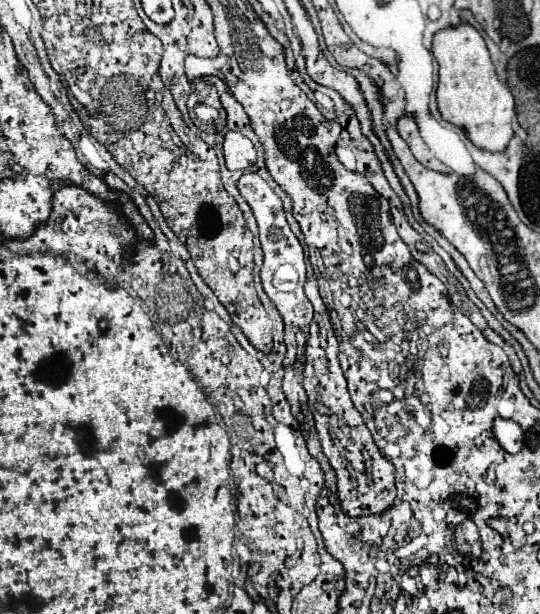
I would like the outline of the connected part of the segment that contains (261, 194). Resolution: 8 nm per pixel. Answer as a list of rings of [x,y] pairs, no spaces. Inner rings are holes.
[[[252,172],[242,174],[242,178],[238,180],[238,190],[244,196],[244,200],[248,202],[248,206],[252,208],[258,228],[260,228],[260,242],[262,242],[262,250],[264,250],[264,266],[262,266],[262,286],[264,292],[268,294],[268,298],[272,300],[272,304],[278,308],[282,320],[284,320],[284,342],[286,342],[286,356],[284,356],[284,366],[286,366],[286,358],[288,354],[296,354],[302,360],[302,366],[306,362],[306,340],[308,340],[308,324],[312,320],[312,304],[308,302],[306,294],[304,294],[304,282],[306,282],[306,262],[304,262],[304,250],[302,244],[298,242],[298,238],[294,236],[294,232],[290,230],[286,218],[284,218],[284,208],[282,208],[282,200],[274,194],[274,190],[258,176]]]

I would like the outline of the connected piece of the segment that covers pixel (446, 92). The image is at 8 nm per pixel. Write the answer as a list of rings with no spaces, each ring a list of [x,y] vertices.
[[[462,22],[458,26],[438,30],[432,40],[432,54],[438,62],[436,102],[442,118],[462,128],[478,148],[486,148],[490,152],[500,152],[506,148],[514,134],[514,96],[508,86],[498,80],[490,52],[480,32],[474,26]]]

